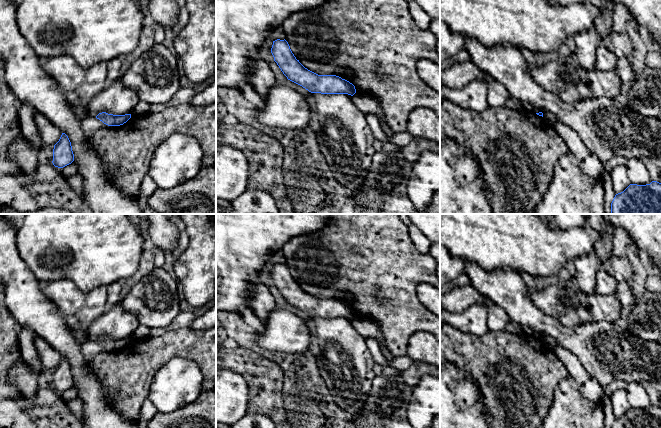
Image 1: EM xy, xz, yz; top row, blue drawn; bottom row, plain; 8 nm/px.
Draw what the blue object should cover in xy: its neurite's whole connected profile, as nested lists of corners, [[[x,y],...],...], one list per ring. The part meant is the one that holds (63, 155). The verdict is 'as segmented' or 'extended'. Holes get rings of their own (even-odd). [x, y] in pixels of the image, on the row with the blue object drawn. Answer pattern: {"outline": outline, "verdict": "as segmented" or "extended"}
{"outline": [[[62,133],[59,141],[54,145],[53,149],[53,165],[63,168],[74,161],[71,142],[65,133]]], "verdict": "as segmented"}

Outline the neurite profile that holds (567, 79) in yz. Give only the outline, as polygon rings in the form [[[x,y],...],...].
[[[561,57],[543,65],[528,67],[528,71],[545,91],[571,104],[600,97],[615,99],[623,85],[614,71],[593,70],[590,73],[575,60]]]

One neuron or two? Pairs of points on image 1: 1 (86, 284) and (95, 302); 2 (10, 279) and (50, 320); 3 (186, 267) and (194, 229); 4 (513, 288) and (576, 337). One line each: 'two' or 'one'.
1: two
2: one
3: one
4: one

